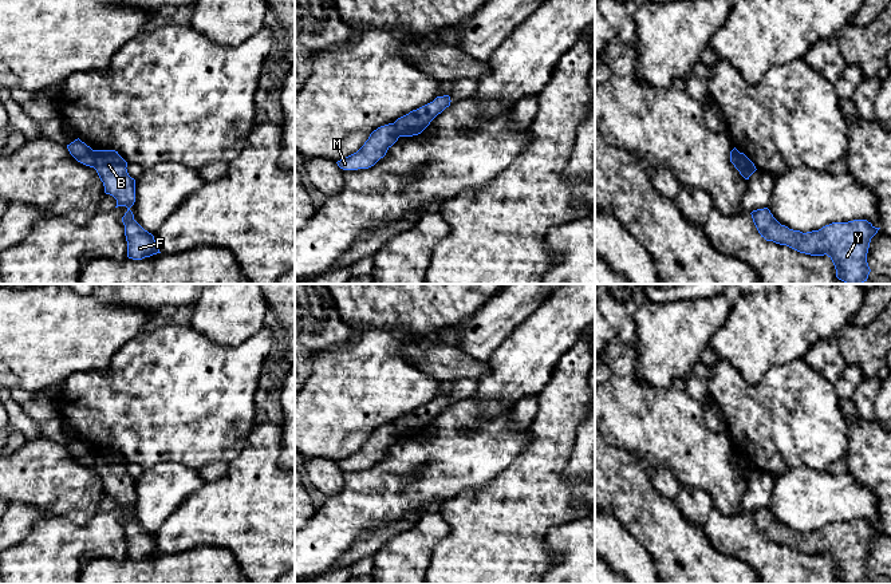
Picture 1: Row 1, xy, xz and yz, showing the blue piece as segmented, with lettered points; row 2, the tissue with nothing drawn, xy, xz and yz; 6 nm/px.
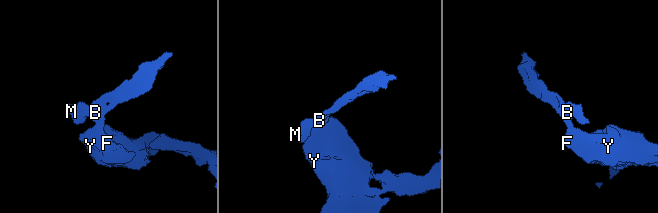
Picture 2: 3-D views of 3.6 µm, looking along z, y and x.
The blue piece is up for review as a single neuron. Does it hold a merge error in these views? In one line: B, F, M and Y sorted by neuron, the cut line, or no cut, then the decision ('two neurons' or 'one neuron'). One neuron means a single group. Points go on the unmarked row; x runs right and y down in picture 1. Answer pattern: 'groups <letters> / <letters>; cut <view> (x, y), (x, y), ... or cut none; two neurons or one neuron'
groups B F Y / M; cut yz (740, 453), (740, 466), (749, 476); two neurons

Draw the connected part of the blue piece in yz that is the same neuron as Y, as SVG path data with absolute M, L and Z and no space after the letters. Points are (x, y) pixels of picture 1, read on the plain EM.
M768 508L753 510L750 514L766 541L811 556L827 555L835 565L836 577L845 584L867 581L871 572L867 563L870 542L880 529L867 520L832 522L819 530L803 533L781 525Z

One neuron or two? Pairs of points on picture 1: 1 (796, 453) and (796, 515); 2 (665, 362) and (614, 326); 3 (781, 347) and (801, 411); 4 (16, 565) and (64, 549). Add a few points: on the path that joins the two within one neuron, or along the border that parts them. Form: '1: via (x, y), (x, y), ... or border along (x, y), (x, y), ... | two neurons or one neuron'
1: border along (826, 469), (816, 470), (796, 466), (775, 477) | two neurons
2: border along (638, 310), (634, 315), (635, 340), (633, 343) | two neurons
3: border along (803, 358), (773, 366), (761, 381) | two neurons
4: via (28, 565), (43, 565), (52, 556) | one neuron

